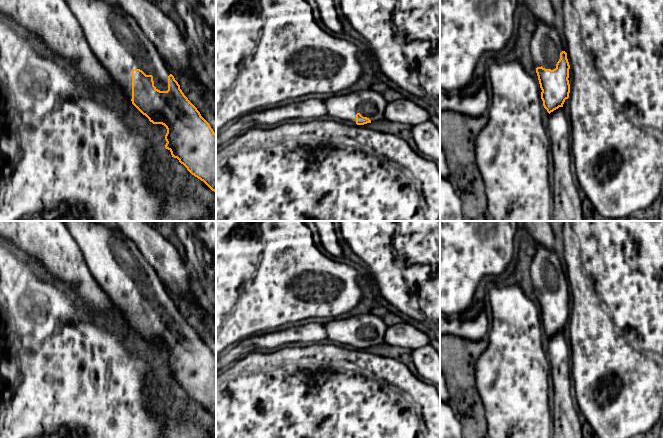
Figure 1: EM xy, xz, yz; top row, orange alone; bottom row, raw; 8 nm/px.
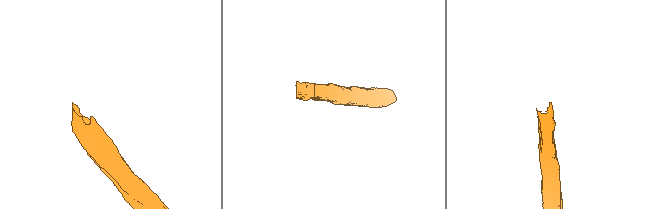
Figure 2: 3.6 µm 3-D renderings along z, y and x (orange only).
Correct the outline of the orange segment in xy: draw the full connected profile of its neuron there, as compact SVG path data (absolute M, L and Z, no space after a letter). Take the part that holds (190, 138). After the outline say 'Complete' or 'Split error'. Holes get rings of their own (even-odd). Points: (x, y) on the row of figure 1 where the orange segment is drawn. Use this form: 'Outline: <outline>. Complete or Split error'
Outline: M65 0L78 20L86 40L100 63L112 76L118 86L127 93L132 104L153 124L166 127L165 148L177 158L187 170L203 181L216 193L216 134L197 108L188 100L180 85L169 72L163 58L146 37L137 21L122 9L114 9L102 0Z. Split error

